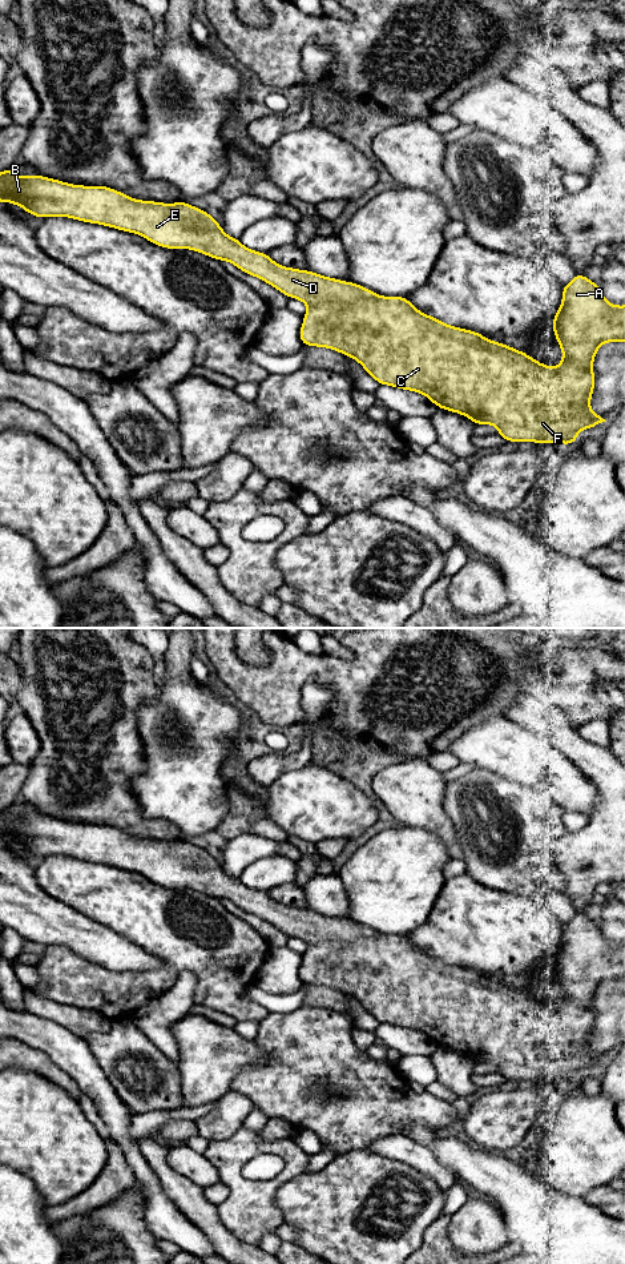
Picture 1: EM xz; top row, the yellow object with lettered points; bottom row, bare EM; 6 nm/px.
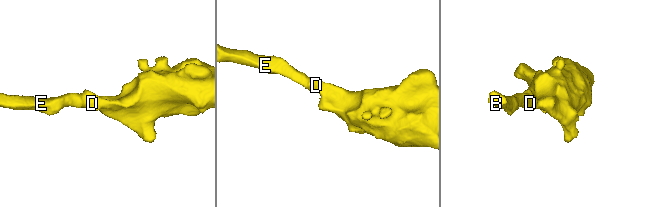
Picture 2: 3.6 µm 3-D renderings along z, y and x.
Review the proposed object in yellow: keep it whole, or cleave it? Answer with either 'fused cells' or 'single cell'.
single cell

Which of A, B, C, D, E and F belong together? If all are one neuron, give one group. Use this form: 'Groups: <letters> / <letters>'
Groups: A B C D E F

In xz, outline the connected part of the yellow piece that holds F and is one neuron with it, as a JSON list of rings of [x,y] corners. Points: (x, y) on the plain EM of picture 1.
[[[12,805],[0,810],[0,840],[20,844],[40,857],[62,854],[105,864],[142,874],[165,887],[190,887],[229,899],[309,945],[299,970],[303,985],[327,986],[354,997],[379,1023],[420,1031],[438,1047],[461,1052],[475,1063],[496,1064],[497,1072],[507,1080],[572,1083],[577,1082],[578,1070],[606,1060],[589,1044],[596,1021],[593,999],[601,983],[625,981],[625,943],[608,941],[598,922],[581,911],[564,923],[562,941],[552,959],[564,994],[559,1005],[549,1006],[524,990],[427,954],[406,935],[383,935],[354,921],[285,906],[271,899],[269,893],[245,886],[239,877],[229,875],[207,850],[185,840],[141,840],[109,825],[70,824],[44,814],[15,814]]]

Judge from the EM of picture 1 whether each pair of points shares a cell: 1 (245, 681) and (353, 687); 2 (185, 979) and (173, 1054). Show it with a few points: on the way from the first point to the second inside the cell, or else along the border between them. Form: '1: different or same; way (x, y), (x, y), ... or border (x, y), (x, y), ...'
1: same; way (271, 681), (279, 681), (289, 672), (326, 672)
2: same; way (180, 998), (165, 1013), (165, 1035)

